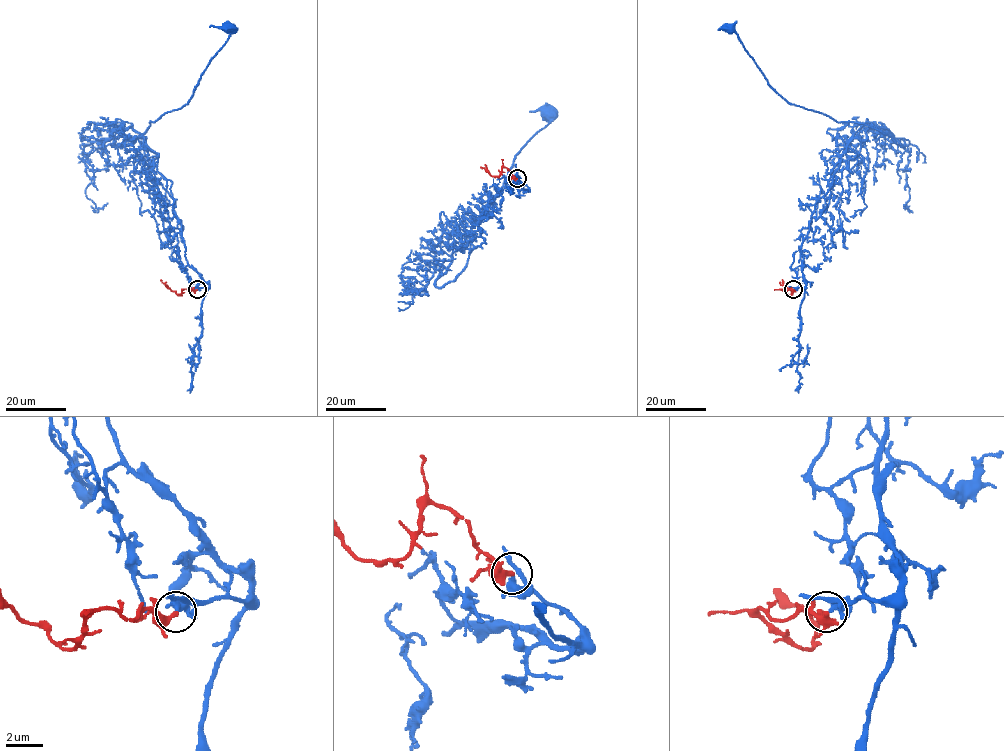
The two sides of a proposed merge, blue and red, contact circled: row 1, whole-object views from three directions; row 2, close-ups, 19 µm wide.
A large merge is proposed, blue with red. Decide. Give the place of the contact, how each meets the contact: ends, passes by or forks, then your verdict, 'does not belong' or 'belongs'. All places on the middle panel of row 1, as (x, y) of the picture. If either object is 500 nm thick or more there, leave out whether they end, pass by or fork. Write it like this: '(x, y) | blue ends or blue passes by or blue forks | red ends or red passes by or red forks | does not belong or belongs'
(517, 178) | blue passes by | red passes by | does not belong

